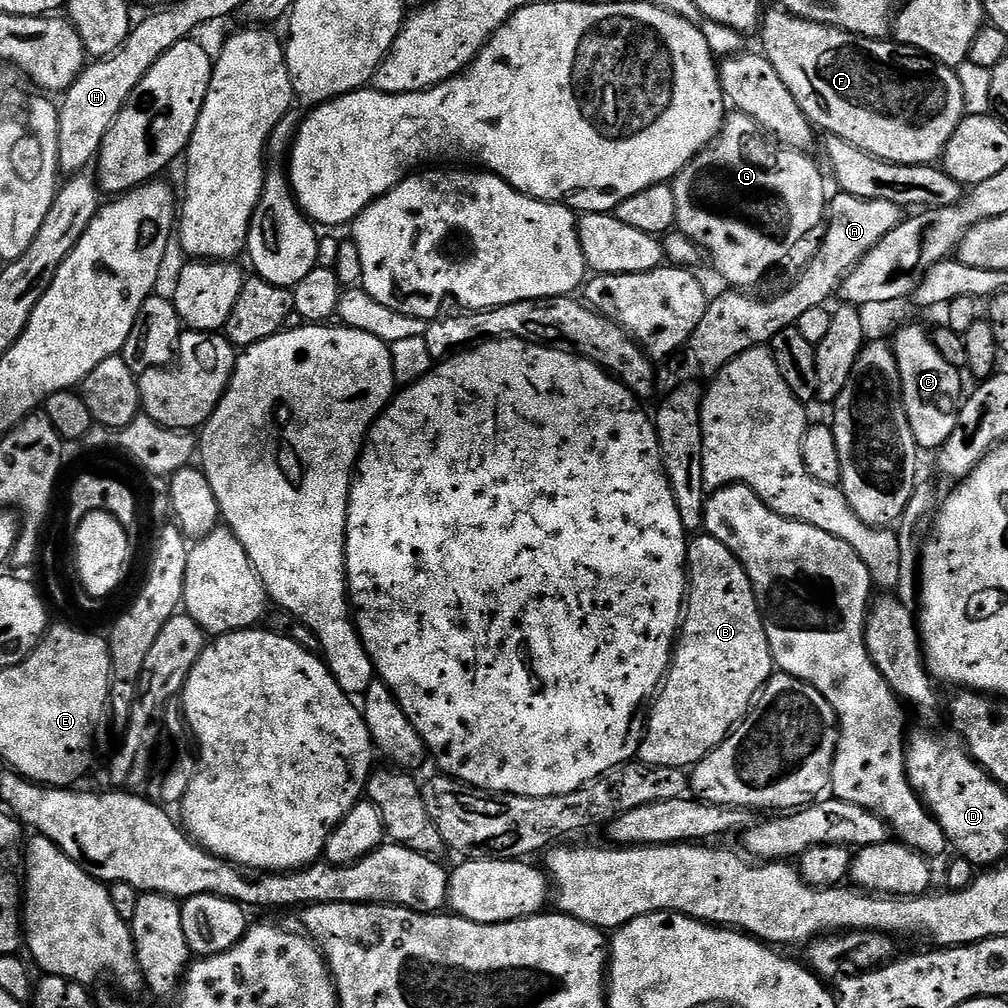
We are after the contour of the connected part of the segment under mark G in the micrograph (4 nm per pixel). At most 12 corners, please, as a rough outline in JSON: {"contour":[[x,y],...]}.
{"contour":[[732,110],[671,181],[736,286],[826,220],[811,155]]}

